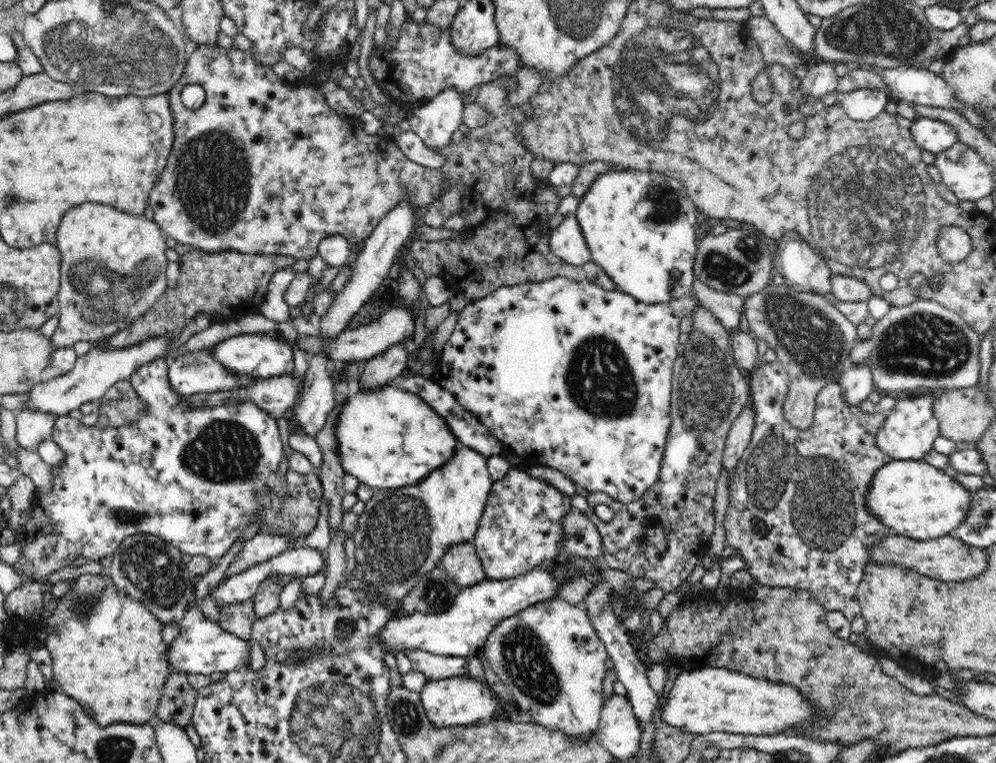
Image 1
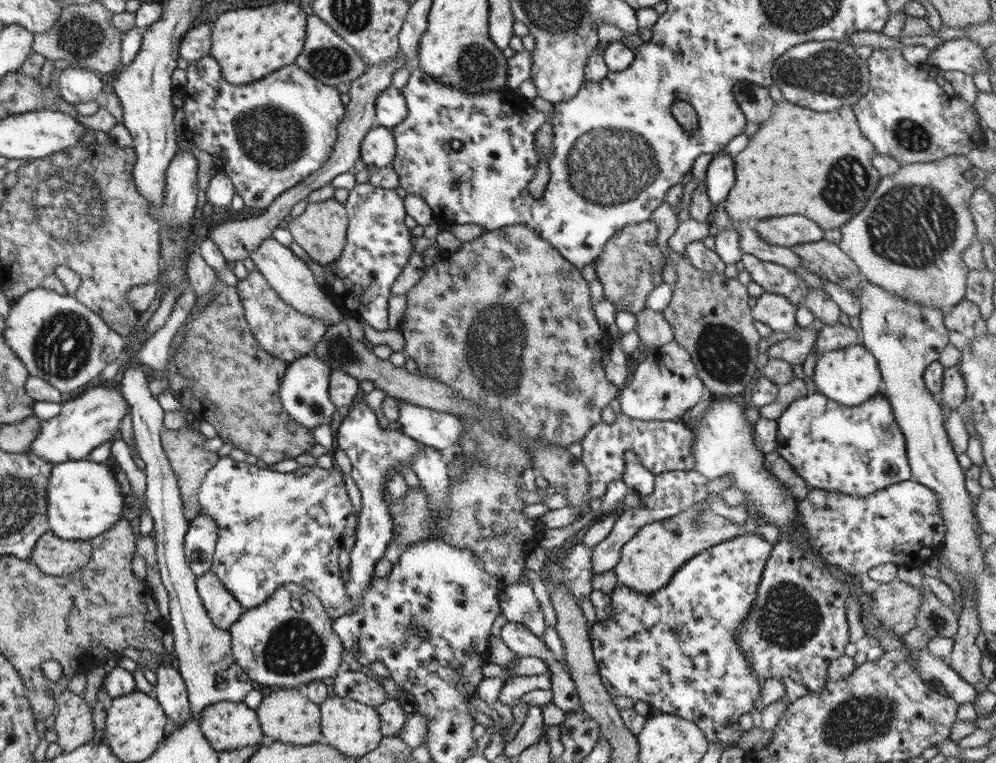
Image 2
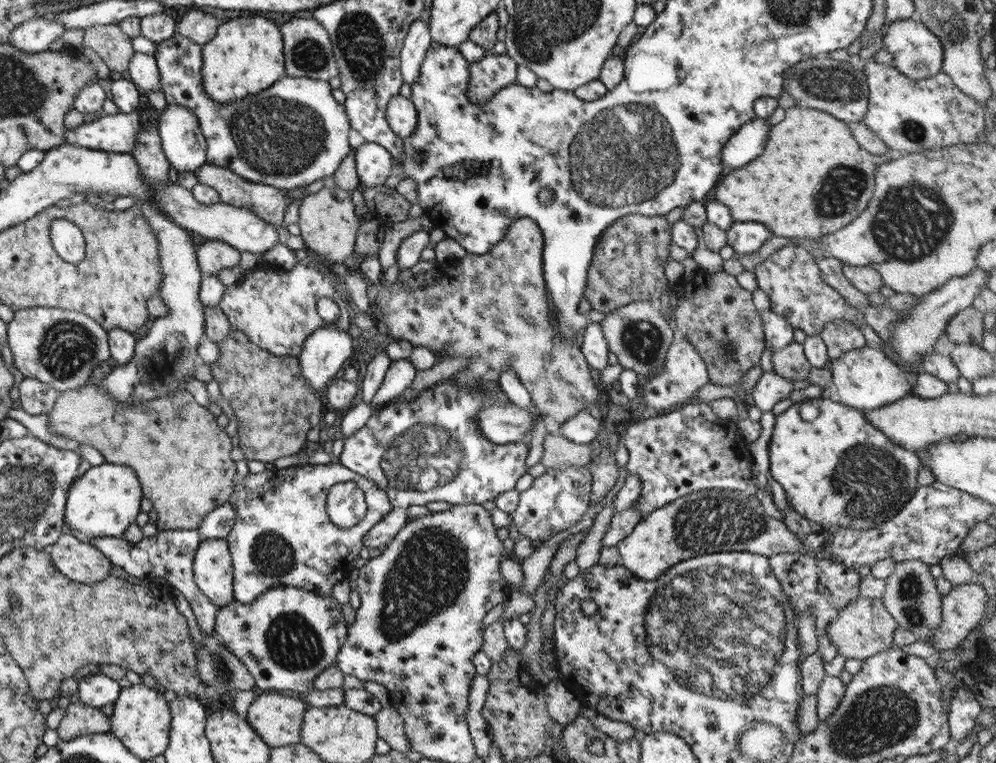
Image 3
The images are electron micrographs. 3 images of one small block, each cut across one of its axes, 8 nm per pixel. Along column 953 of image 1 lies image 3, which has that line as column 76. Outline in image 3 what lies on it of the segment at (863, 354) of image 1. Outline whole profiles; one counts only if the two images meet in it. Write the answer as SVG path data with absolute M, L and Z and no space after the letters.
M53 307L16 310L6 324L6 342L23 377L35 378L59 393L89 383L91 370L110 356L107 333L99 323L79 311Z

